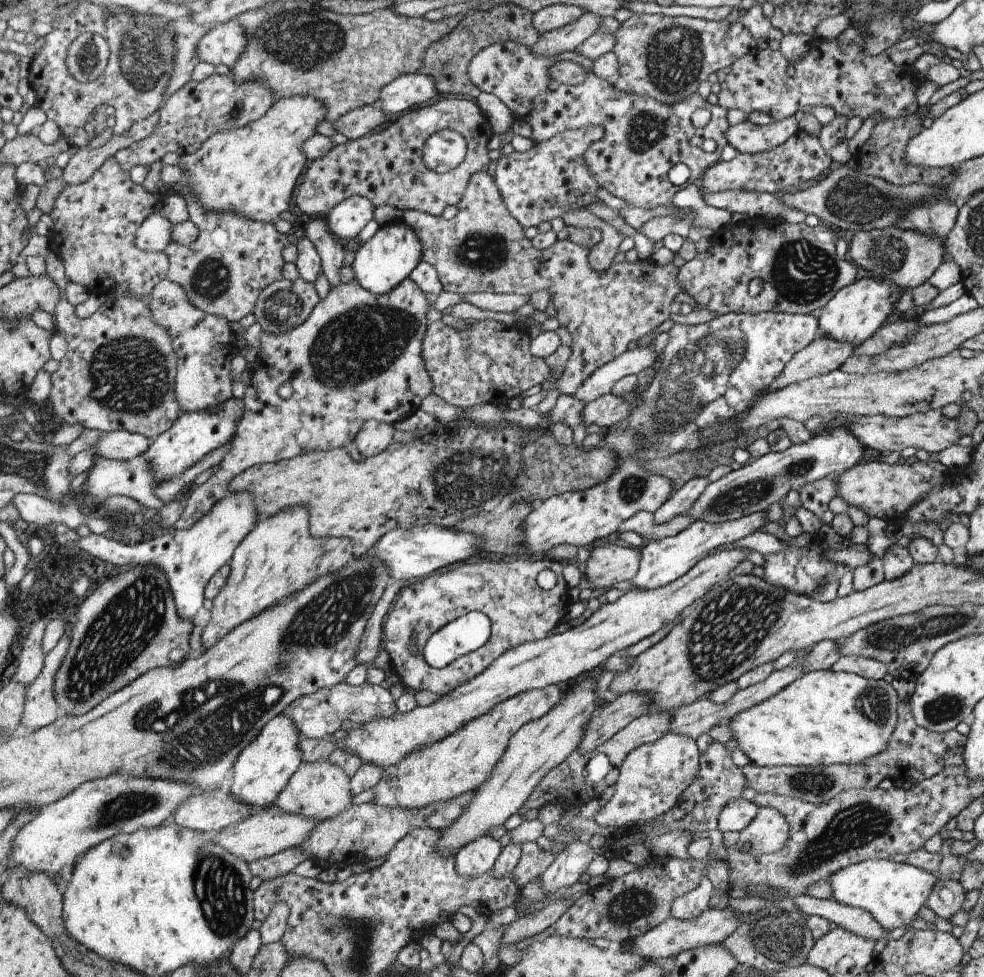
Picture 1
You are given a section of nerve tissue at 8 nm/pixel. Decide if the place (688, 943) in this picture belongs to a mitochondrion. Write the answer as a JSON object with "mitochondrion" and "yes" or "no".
{"mitochondrion":"no"}

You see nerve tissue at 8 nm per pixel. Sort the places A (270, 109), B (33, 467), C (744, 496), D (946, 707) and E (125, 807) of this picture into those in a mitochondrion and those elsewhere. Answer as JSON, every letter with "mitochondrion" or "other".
{"A":"other","B":"mitochondrion","C":"mitochondrion","D":"mitochondrion","E":"mitochondrion"}

